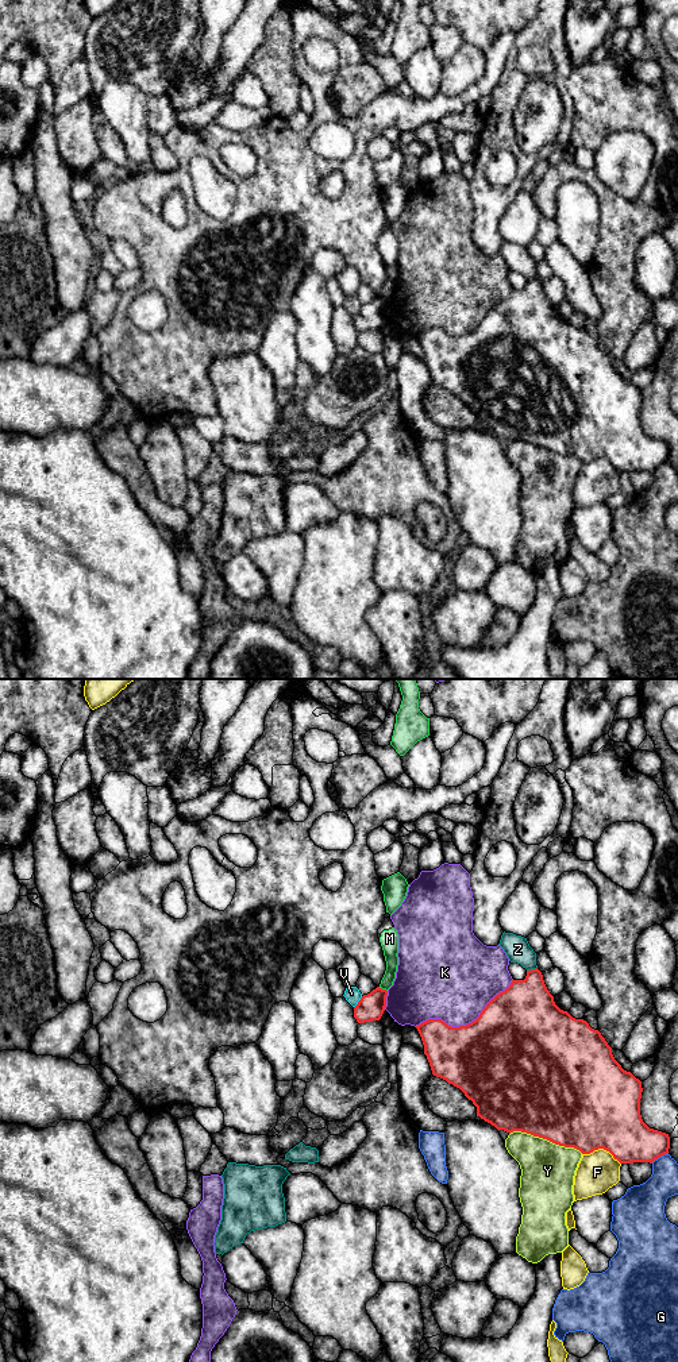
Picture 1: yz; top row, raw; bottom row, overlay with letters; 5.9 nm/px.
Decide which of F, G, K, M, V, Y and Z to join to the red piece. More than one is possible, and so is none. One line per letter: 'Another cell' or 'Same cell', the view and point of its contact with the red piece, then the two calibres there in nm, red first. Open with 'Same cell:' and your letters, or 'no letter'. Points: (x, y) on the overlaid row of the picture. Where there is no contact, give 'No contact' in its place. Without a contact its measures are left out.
Same cell: no letter
F: Another cell. Touches red at yz (601, 1148). Thickness 500 nm (red) against 240 nm
G: Another cell. Touches red at yz (659, 1156). Thickness 280 nm (red) against 190 nm
K: Another cell. Touches red at yz (466, 1025). Thickness 500 nm (red) against 440 nm
M: Another cell. Touches red at yz (381, 988). Thickness 160 nm (red) against 100 nm
V: Another cell. Touches red at yz (358, 1002). Thickness 160 nm (red) against 90 nm
Y: Another cell. Touches red at yz (546, 1138). Thickness 500 nm (red) against 320 nm
Z: Another cell. Touches red at yz (531, 969). Thickness 360 nm (red) against 150 nm

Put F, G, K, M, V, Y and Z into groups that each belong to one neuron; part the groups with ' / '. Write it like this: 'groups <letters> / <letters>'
groups F / G / K / M / V / Y / Z

